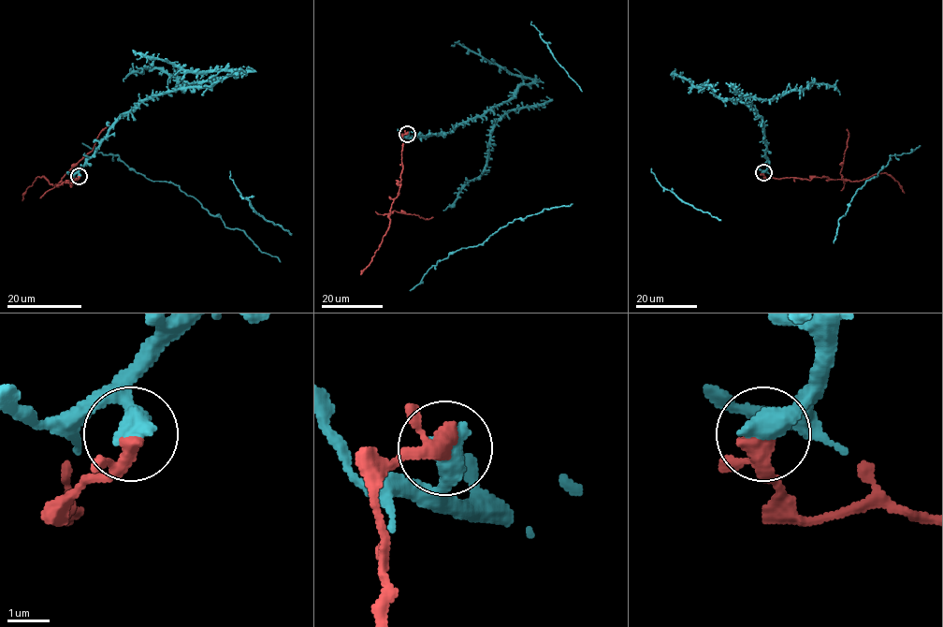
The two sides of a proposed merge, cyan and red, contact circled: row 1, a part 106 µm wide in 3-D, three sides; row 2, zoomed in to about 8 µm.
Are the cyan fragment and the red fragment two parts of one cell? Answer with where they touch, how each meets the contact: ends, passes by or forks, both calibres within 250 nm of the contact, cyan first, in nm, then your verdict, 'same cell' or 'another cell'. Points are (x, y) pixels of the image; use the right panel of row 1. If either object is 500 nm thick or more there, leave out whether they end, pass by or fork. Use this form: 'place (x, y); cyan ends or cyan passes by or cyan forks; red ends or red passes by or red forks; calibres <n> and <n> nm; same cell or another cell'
place (763, 172); calibres 600 and 320 nm; another cell

